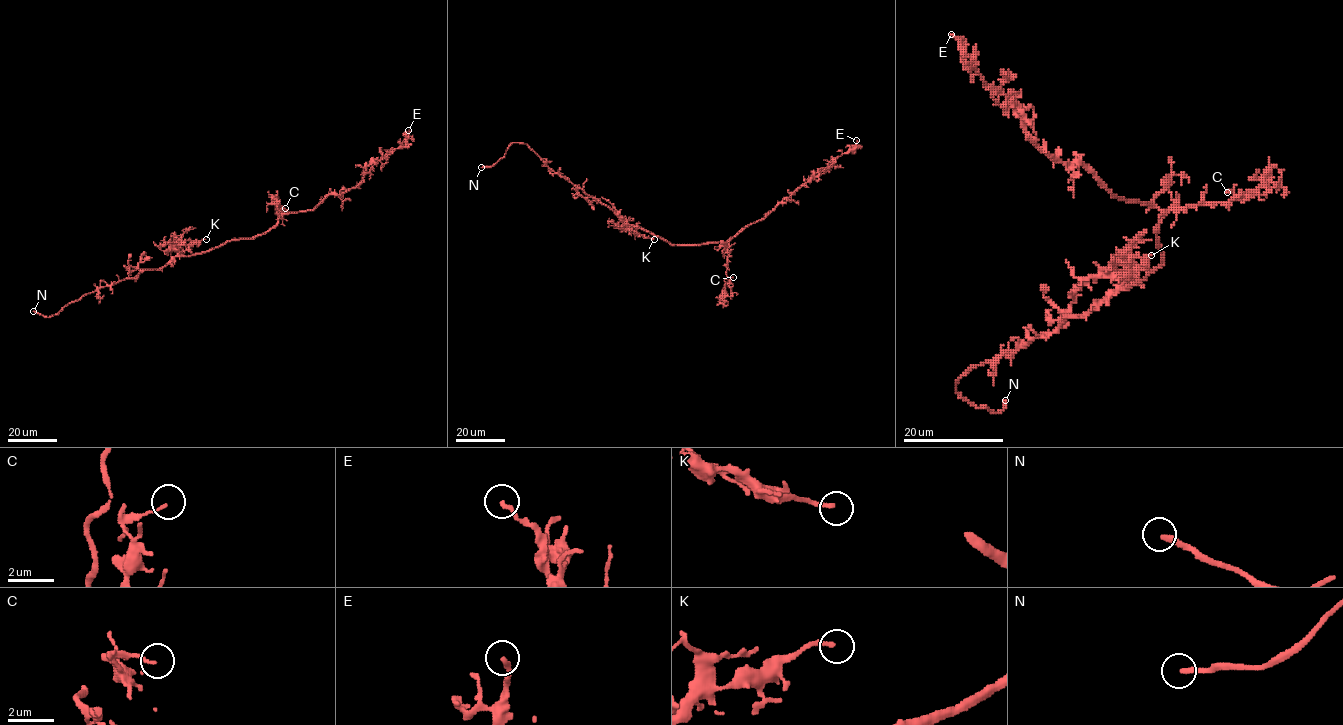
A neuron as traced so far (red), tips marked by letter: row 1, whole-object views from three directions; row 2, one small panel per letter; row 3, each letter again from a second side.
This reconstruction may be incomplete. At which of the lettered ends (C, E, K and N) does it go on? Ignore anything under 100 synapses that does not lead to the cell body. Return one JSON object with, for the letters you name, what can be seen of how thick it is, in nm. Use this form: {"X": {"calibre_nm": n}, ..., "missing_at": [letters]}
{"N": {"calibre_nm": 240}, "missing_at": ["N"]}

